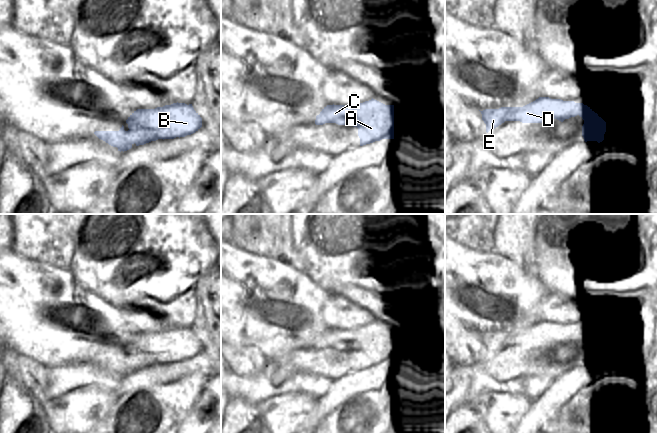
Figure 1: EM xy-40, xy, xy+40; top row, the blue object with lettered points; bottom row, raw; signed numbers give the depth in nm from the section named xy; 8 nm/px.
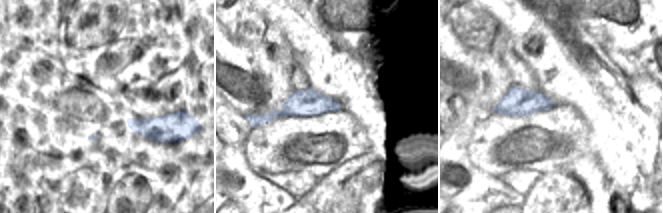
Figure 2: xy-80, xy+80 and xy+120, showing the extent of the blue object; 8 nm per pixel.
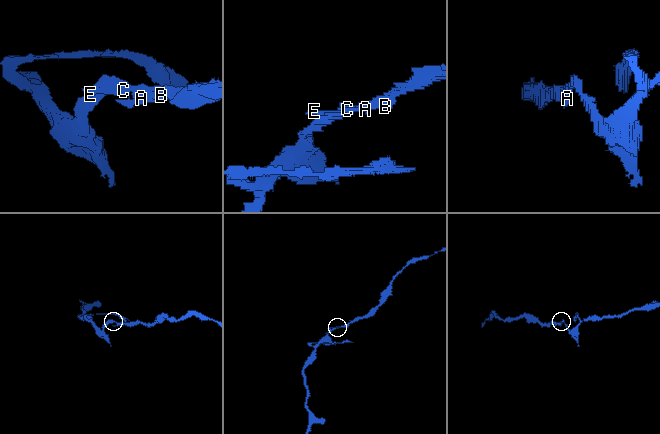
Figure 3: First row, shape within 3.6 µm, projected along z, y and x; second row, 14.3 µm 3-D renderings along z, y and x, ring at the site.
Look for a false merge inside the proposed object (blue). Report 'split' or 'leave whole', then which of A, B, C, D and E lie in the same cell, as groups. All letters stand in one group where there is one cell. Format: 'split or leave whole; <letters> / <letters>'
split; A B / C D E

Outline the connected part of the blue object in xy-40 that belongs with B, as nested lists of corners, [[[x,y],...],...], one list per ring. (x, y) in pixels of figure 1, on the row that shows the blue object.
[[[177,102],[155,109],[137,109],[128,117],[126,123],[128,131],[125,131],[122,125],[119,131],[95,131],[94,134],[109,145],[117,147],[118,151],[124,152],[131,149],[134,143],[139,146],[158,139],[174,139],[191,135],[202,127],[202,118],[192,104]]]

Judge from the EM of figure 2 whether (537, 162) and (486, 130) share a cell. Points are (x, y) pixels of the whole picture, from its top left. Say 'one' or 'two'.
one

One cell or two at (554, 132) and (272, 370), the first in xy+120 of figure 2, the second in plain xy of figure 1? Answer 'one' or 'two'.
one

